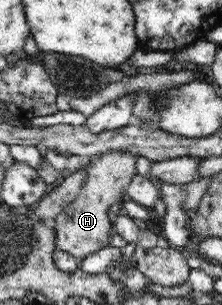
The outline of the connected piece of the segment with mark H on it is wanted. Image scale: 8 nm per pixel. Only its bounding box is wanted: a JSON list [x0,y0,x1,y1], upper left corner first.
[54,150,137,259]

